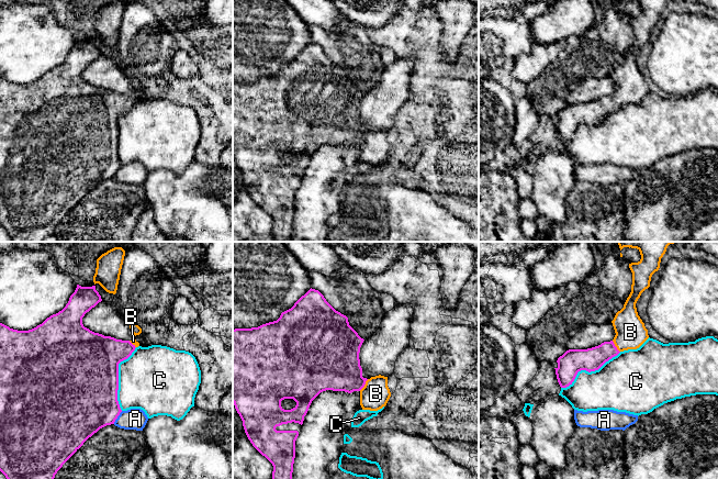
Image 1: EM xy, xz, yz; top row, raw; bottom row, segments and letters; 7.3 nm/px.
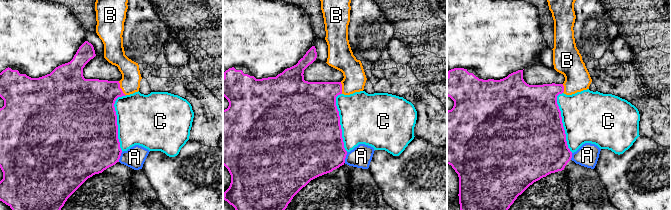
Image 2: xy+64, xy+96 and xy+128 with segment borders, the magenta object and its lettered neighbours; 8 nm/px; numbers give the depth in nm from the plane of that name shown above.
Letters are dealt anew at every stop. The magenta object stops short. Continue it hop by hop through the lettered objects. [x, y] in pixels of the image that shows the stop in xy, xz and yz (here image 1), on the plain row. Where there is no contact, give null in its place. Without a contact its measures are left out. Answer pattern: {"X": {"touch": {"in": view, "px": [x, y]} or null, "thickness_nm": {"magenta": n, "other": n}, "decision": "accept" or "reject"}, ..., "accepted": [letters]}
{"A": {"touch": {"in": "xy", "px": [116, 171]}, "thickness_nm": {"magenta": 440, "other": 160}, "decision": "reject"}, "B": {"touch": {"in": "xz", "px": [365, 137]}, "thickness_nm": {"magenta": 360, "other": 200}, "decision": "accept"}, "C": {"touch": {"in": "xy", "px": [118, 132]}, "thickness_nm": {"magenta": 500, "other": 460}, "decision": "reject"}, "accepted": ["B"]}

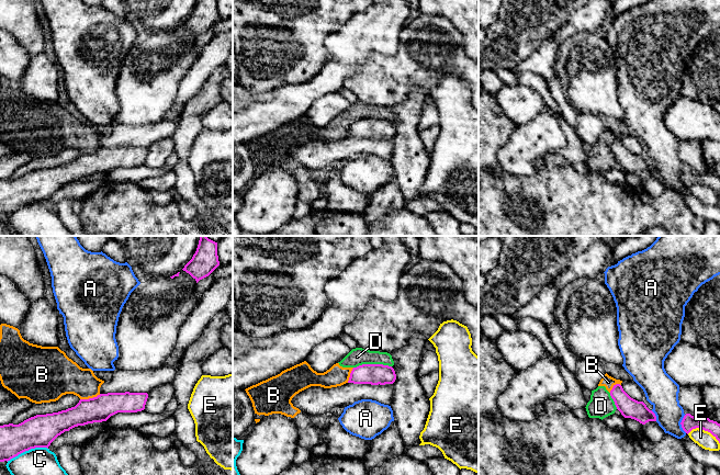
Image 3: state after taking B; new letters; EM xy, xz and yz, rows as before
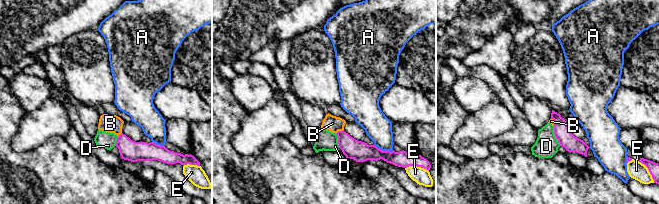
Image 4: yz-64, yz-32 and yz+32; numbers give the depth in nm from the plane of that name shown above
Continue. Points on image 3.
{"A": {"touch": {"in": "yz", "px": [681, 178]}, "thickness_nm": {"magenta": 110, "other": 220}, "decision": "reject"}, "B": {"touch": {"in": "xy", "px": [90, 153]}, "thickness_nm": {"magenta": 190, "other": 260}, "decision": "reject"}, "C": {"touch": {"in": "xy", "px": [26, 204]}, "thickness_nm": {"magenta": 240, "other": 360}, "decision": "reject"}, "D": {"touch": {"in": "xz", "px": [372, 119]}, "thickness_nm": {"magenta": 160, "other": 130}, "decision": "reject"}, "E": {"touch": {"in": "yz", "px": [704, 183]}, "thickness_nm": {"magenta": 110, "other": 120}, "decision": "reject"}, "accepted": []}

